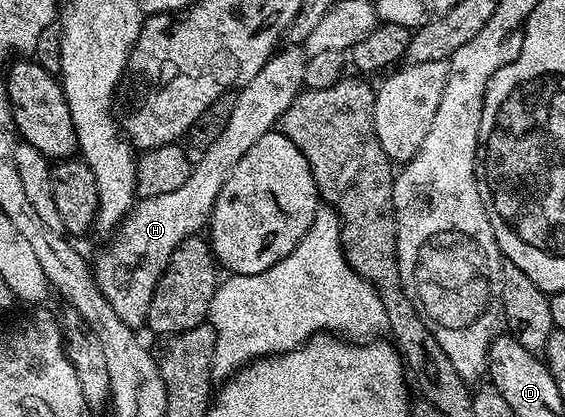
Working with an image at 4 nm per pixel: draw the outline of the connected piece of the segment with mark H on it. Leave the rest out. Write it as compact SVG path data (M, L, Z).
M286 45L274 52L267 60L267 64L263 64L263 68L259 68L255 80L251 80L246 86L240 87L236 91L237 99L235 108L231 108L231 120L227 120L223 132L219 132L217 139L202 149L205 151L202 152L201 159L193 162L193 170L187 176L183 188L178 188L176 192L167 192L163 196L140 199L112 235L113 243L98 256L97 262L95 258L97 286L101 289L107 304L111 304L111 308L115 308L115 312L119 316L119 320L123 320L123 324L141 328L148 323L151 296L155 292L171 256L183 240L192 238L198 232L206 229L215 200L219 196L227 176L231 176L235 164L239 164L239 160L243 160L243 152L247 152L247 148L251 148L251 144L255 144L255 140L259 140L259 136L270 133L276 127L279 116L283 116L283 112L287 112L287 108L291 108L291 104L305 86L306 57L304 49L291 45Z

